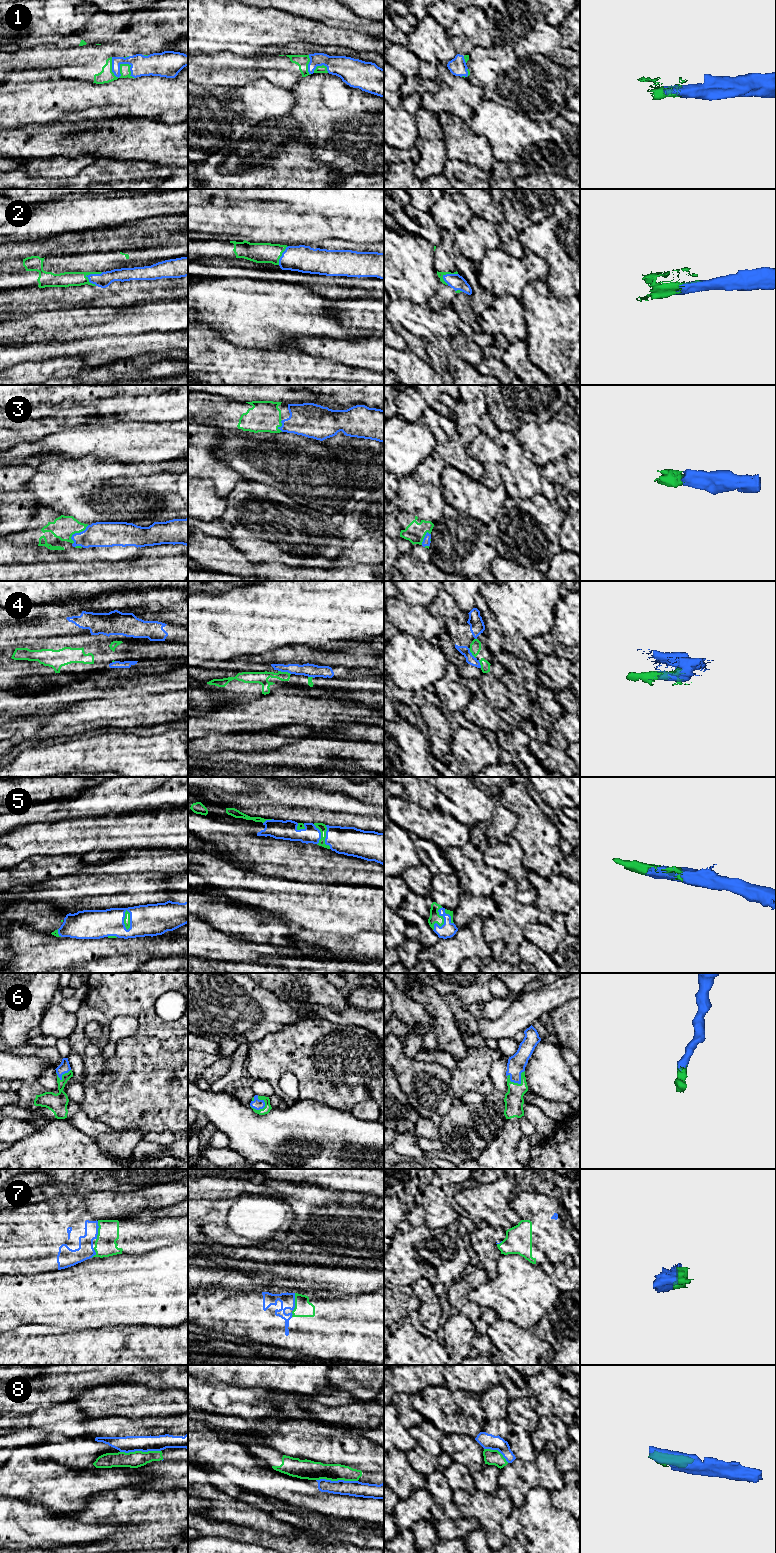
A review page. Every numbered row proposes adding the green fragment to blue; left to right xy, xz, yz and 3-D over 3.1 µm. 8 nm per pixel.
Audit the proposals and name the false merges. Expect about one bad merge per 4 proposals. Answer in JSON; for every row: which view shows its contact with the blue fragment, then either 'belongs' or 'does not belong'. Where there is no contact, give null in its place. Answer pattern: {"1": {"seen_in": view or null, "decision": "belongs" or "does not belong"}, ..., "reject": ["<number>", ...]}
{"1": {"seen_in": "xy", "decision": "belongs"}, "2": {"seen_in": "xy", "decision": "belongs"}, "3": {"seen_in": "xy", "decision": "belongs"}, "4": {"seen_in": "xz", "decision": "does not belong"}, "5": {"seen_in": "xy", "decision": "belongs"}, "6": {"seen_in": "yz", "decision": "belongs"}, "7": {"seen_in": "xz", "decision": "belongs"}, "8": {"seen_in": "xz", "decision": "belongs"}, "reject": ["4"]}

